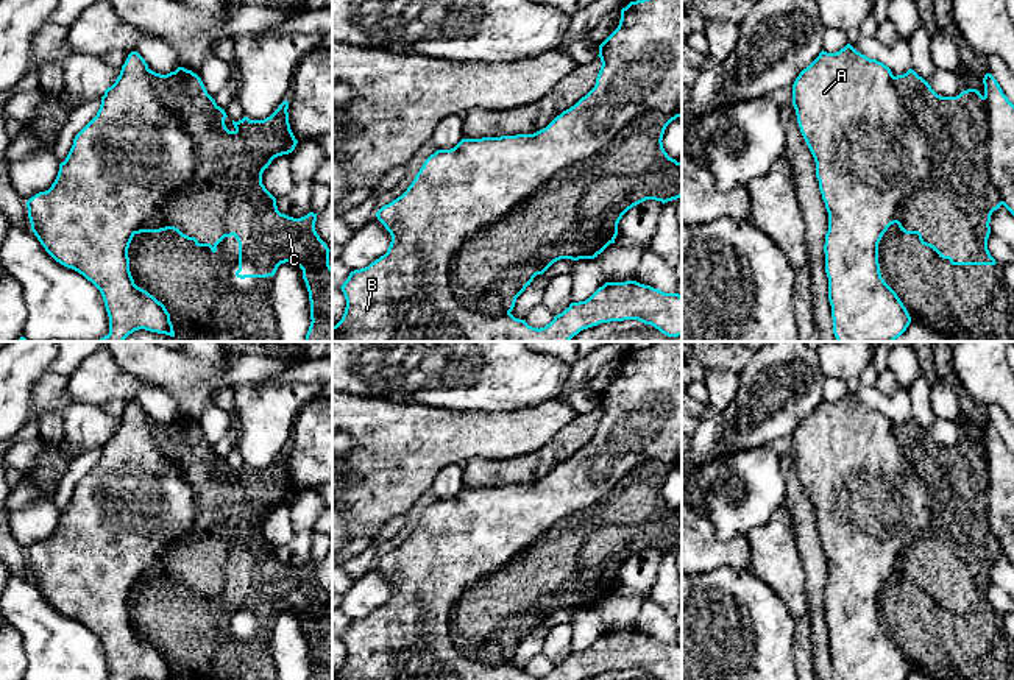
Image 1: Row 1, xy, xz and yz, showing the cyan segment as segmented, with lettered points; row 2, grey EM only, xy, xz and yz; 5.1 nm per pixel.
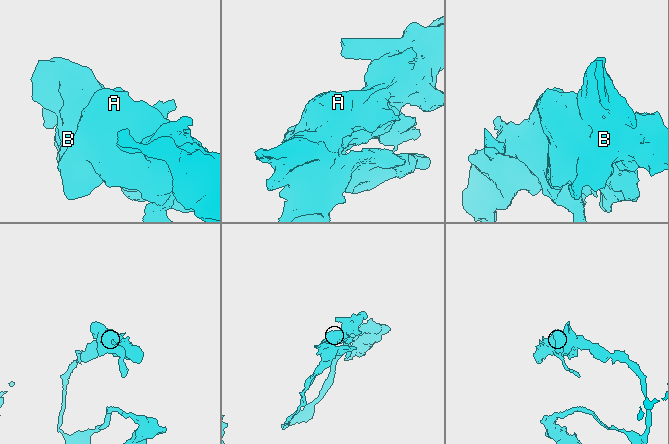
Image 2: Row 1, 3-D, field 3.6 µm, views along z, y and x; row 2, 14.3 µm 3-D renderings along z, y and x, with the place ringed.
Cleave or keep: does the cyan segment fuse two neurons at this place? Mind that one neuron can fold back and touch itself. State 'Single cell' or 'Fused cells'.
Fused cells

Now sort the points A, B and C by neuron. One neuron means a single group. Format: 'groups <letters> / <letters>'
groups A B / C

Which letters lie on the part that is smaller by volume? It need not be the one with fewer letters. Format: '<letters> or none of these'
C

